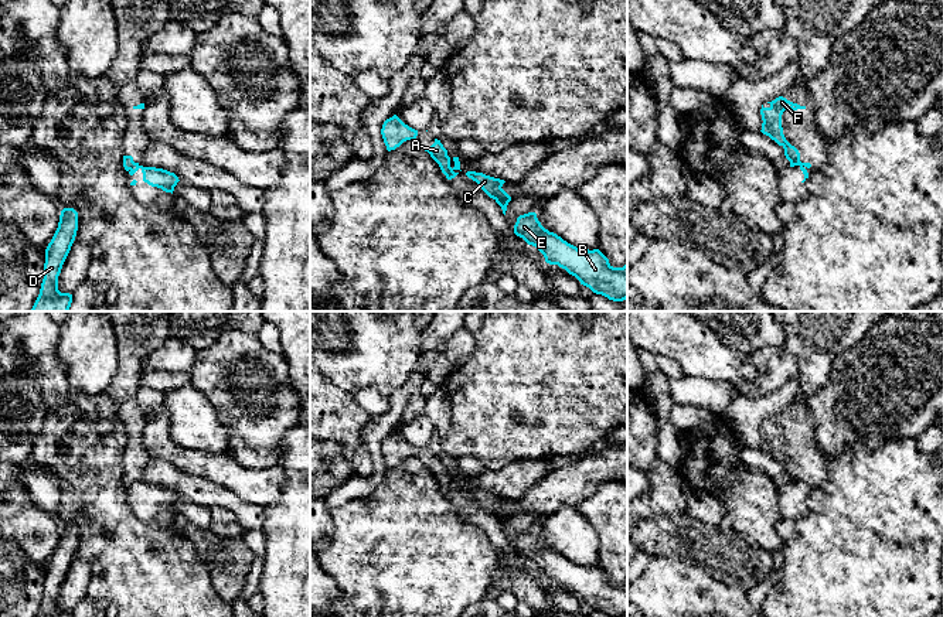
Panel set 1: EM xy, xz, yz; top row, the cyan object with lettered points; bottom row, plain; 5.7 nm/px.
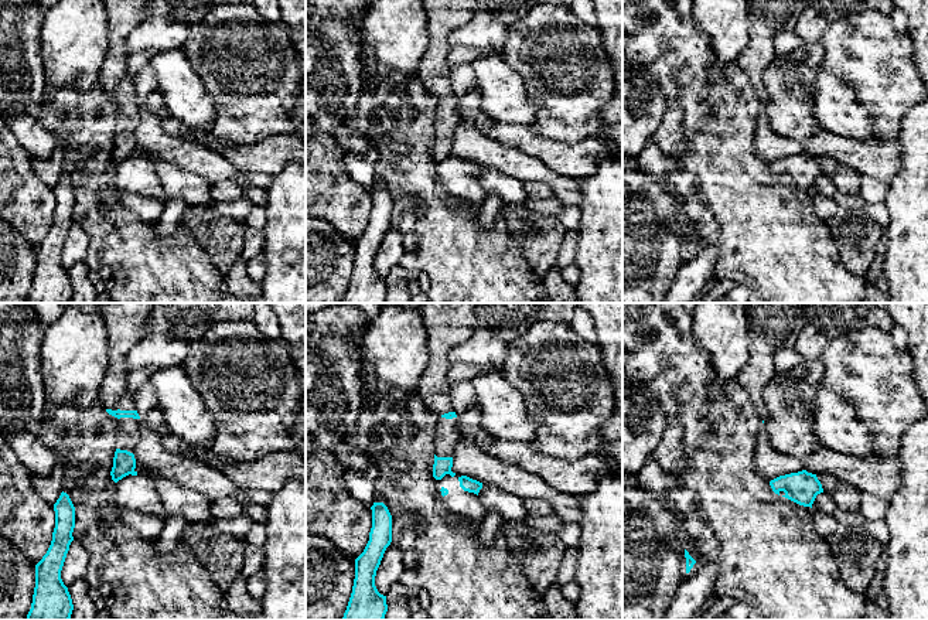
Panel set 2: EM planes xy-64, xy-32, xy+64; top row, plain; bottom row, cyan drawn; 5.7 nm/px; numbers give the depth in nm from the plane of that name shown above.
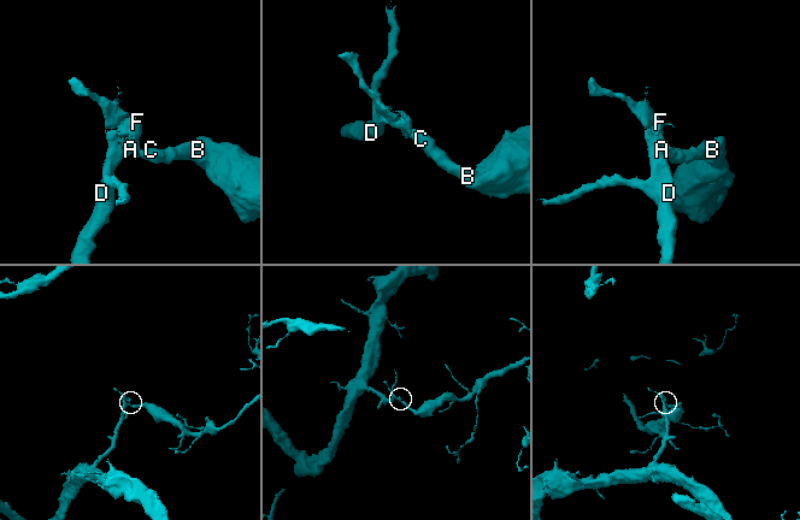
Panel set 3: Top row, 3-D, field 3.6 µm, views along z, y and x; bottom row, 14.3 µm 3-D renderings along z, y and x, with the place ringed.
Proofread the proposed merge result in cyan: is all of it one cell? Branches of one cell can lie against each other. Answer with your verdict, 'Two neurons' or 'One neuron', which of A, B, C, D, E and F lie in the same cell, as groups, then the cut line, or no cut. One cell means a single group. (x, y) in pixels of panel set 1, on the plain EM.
Two neurons. Groups: A D F / B C E. Split along xy (138, 481), (130, 487)

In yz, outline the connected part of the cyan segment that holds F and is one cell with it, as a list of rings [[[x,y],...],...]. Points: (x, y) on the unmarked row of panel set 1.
[[[779,413],[767,420],[770,422],[769,425],[765,425],[762,422],[760,426],[760,432],[763,437],[760,449],[769,453],[772,457],[775,457],[779,463],[784,466],[784,473],[790,478],[790,481],[804,483],[810,485],[811,484],[810,480],[800,478],[799,467],[786,457],[782,444],[782,432],[786,426],[797,427],[797,426],[806,426],[806,423],[793,420],[783,413]]]

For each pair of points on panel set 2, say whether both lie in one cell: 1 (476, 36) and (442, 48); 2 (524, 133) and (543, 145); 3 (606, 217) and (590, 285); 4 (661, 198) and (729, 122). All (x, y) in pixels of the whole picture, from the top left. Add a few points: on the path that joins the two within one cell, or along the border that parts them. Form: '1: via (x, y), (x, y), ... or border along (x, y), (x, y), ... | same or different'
1: border along (470, 20), (450, 33), (449, 48) | different
2: via (528, 138), (535, 145), (539, 145) | same
3: via (607, 234), (604, 268) | same
4: border along (668, 191), (678, 200), (683, 221) | different

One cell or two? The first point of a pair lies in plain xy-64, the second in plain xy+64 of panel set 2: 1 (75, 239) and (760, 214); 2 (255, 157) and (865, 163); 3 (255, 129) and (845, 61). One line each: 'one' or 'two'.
1: two
2: one
3: one

